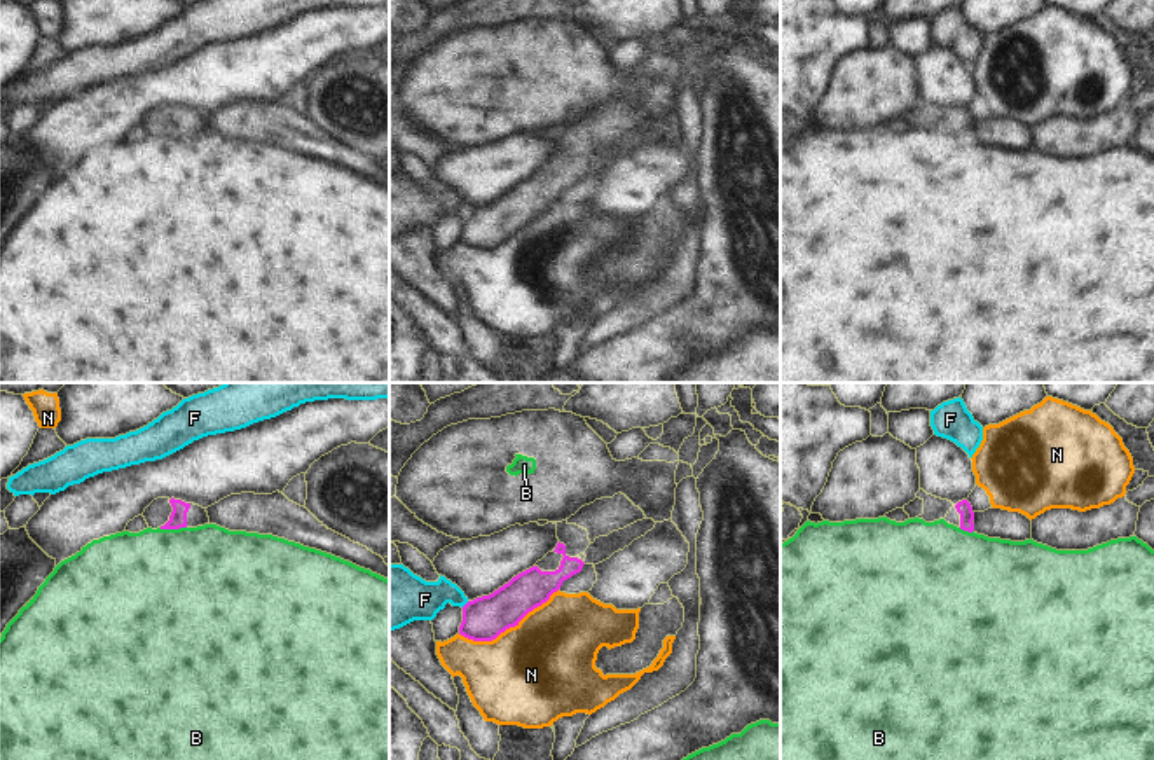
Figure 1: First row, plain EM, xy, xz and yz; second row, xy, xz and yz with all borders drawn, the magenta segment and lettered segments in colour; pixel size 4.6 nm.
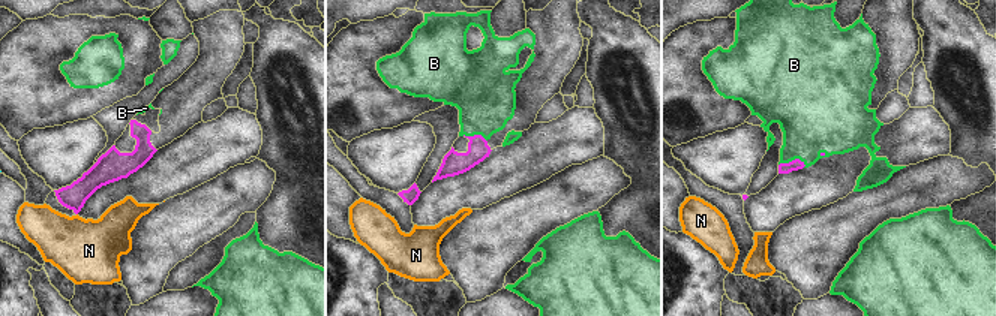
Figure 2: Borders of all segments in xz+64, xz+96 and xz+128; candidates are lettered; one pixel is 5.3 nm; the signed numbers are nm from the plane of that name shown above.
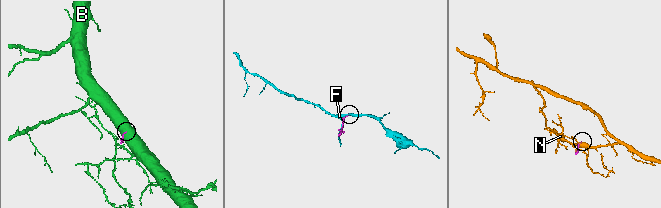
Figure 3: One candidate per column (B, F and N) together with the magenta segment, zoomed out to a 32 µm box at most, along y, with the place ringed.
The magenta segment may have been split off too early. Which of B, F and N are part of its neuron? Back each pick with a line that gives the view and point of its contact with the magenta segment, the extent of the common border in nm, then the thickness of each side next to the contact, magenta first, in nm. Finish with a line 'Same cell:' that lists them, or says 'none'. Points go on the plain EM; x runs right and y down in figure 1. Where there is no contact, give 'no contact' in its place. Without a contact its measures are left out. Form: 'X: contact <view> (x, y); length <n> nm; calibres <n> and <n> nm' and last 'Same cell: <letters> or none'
Same cell: none

